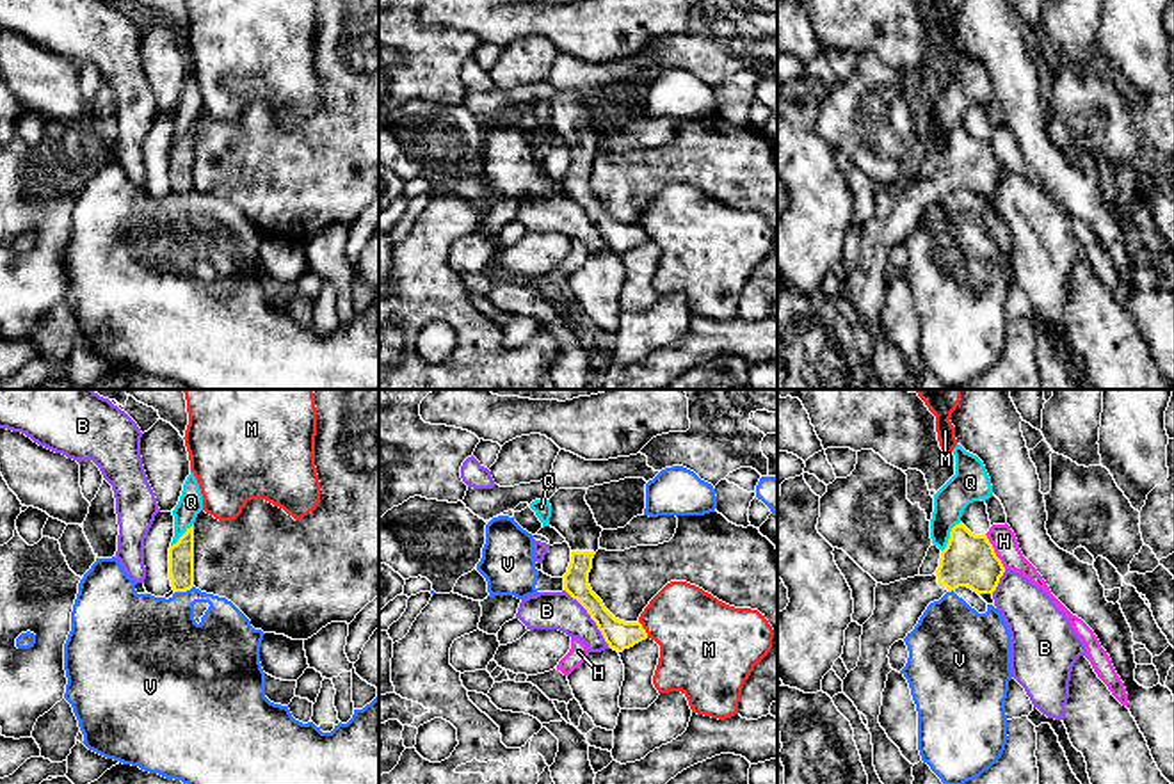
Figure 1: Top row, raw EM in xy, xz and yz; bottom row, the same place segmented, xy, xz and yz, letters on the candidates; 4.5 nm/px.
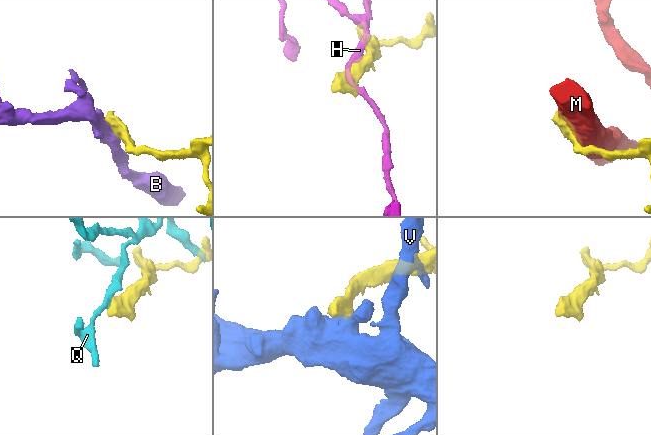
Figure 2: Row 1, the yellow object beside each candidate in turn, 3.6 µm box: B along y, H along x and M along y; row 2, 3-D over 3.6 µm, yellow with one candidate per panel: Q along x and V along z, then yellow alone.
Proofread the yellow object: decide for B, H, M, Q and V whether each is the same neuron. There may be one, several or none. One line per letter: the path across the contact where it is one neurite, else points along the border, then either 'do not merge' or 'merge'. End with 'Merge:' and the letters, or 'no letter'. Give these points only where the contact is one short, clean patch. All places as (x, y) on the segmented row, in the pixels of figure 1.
B: border xz (564, 589), (586, 610), (611, 648); do not merge
H: do not merge
M: do not merge
Q: do not merge
V: border xy (192, 585), (175, 592); do not merge
Merge: no letter

